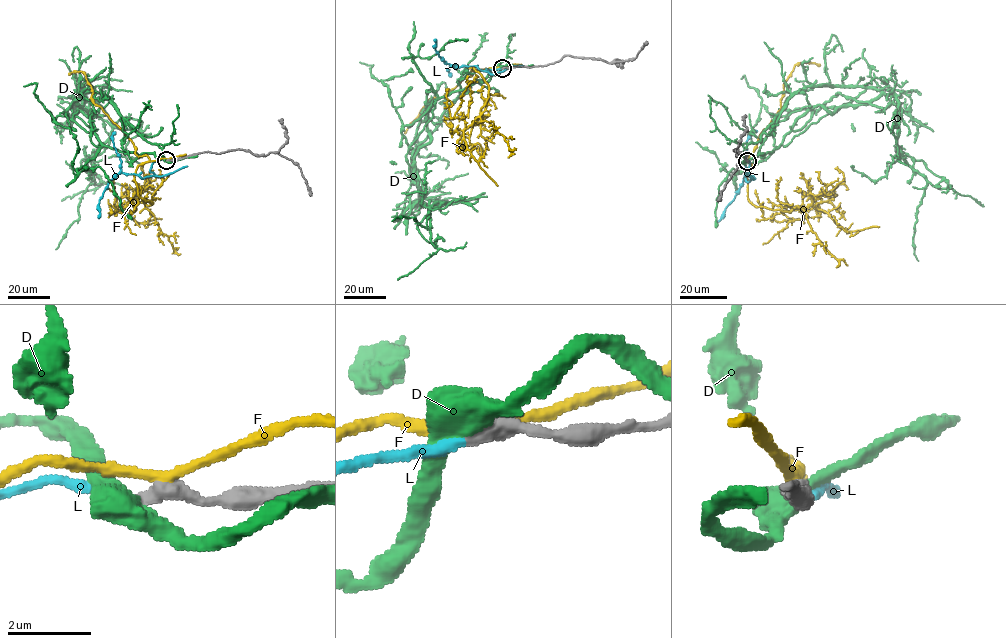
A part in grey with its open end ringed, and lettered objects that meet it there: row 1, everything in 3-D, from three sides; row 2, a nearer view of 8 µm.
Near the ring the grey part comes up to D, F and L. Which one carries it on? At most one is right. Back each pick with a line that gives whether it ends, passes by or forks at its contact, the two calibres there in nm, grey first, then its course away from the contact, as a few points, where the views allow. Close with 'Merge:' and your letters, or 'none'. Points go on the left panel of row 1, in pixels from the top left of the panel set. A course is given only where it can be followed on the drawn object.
L: it ends there; 320 nm thick on the grey side, 240 nm on the other; it runs (166, 160), (152, 163), (149, 170), (154, 174), (149, 177), (115, 175), (99, 200), (98, 217)
Merge: L

